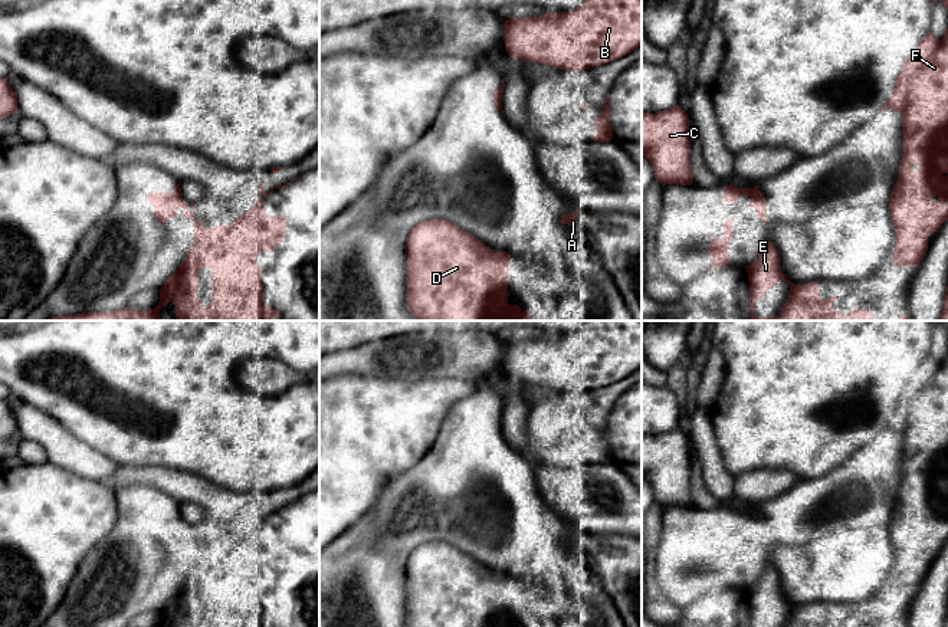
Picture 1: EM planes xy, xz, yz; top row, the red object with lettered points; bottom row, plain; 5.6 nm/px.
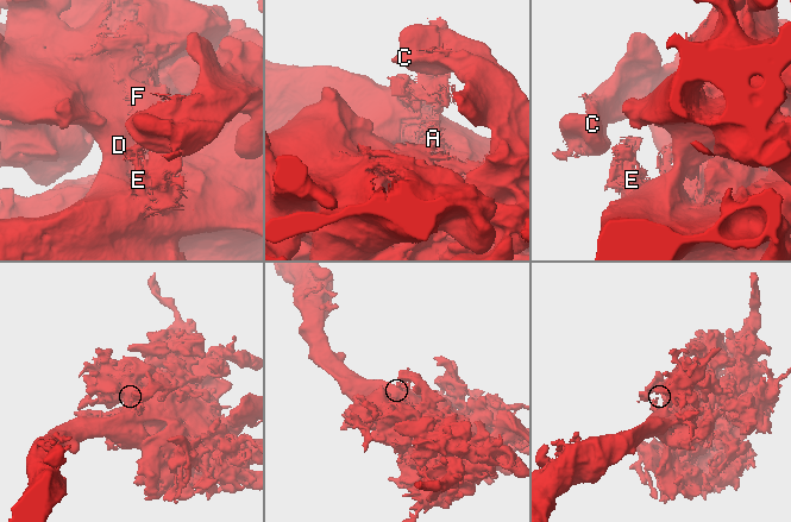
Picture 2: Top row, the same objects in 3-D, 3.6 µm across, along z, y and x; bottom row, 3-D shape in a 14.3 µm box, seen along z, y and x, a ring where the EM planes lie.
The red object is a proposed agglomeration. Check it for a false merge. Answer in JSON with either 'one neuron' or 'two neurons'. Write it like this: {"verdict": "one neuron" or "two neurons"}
{"verdict": "one neuron"}

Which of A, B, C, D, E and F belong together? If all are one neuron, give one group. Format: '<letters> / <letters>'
A B C D E F

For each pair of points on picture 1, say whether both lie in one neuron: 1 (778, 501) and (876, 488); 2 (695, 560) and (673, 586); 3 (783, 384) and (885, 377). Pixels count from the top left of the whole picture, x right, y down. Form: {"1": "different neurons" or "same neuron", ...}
{"1": "same neuron", "2": "same neuron", "3": "same neuron"}

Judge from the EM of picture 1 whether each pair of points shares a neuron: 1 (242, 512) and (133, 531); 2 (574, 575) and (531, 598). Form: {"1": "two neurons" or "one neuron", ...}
{"1": "one neuron", "2": "one neuron"}

